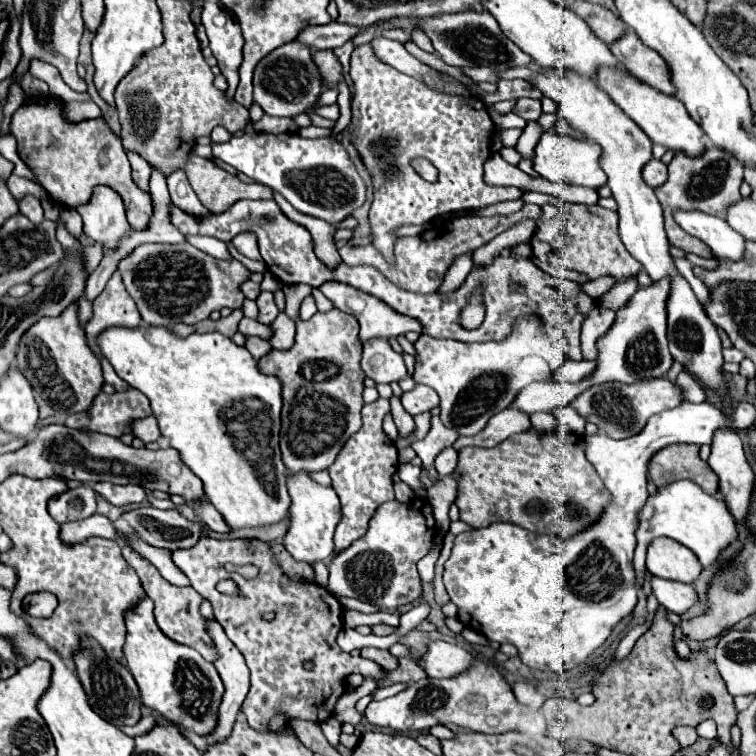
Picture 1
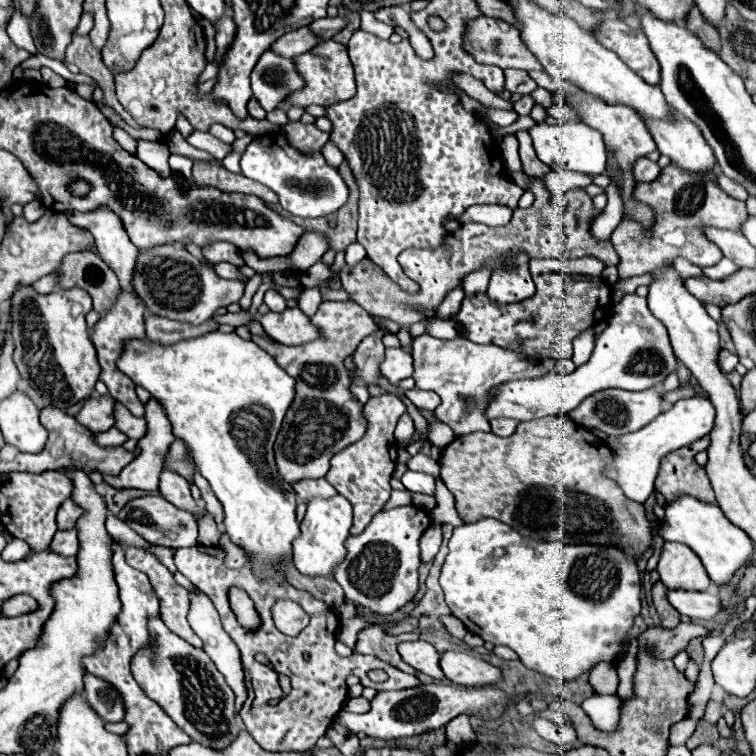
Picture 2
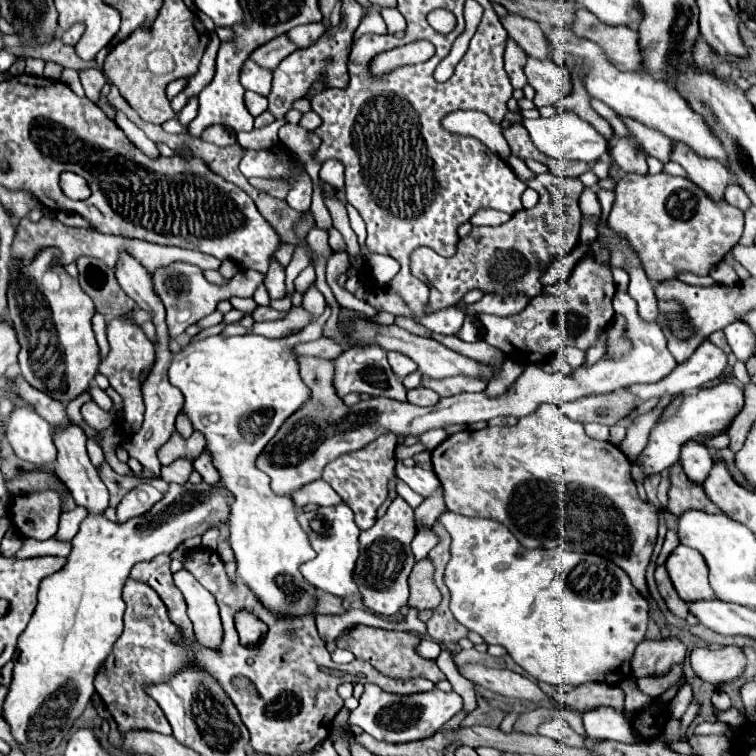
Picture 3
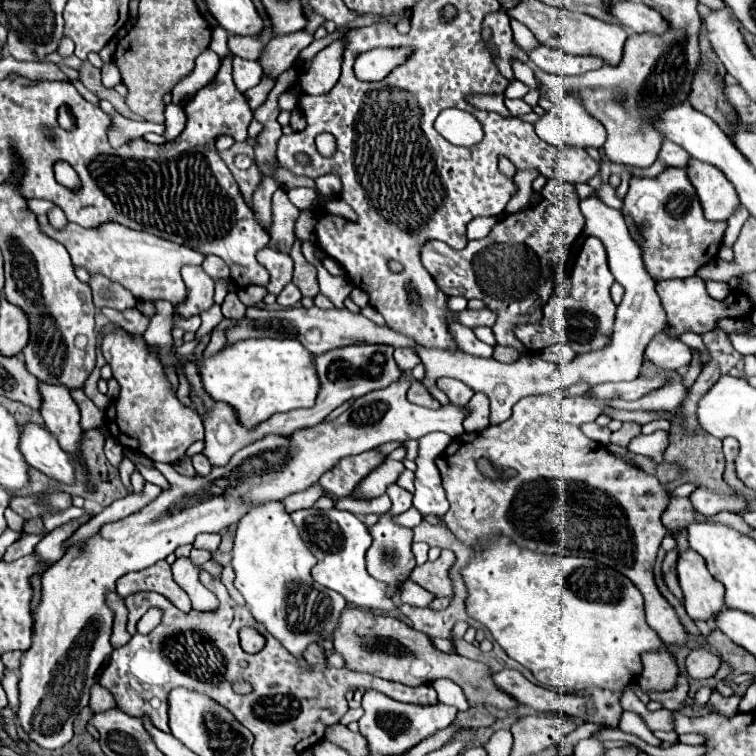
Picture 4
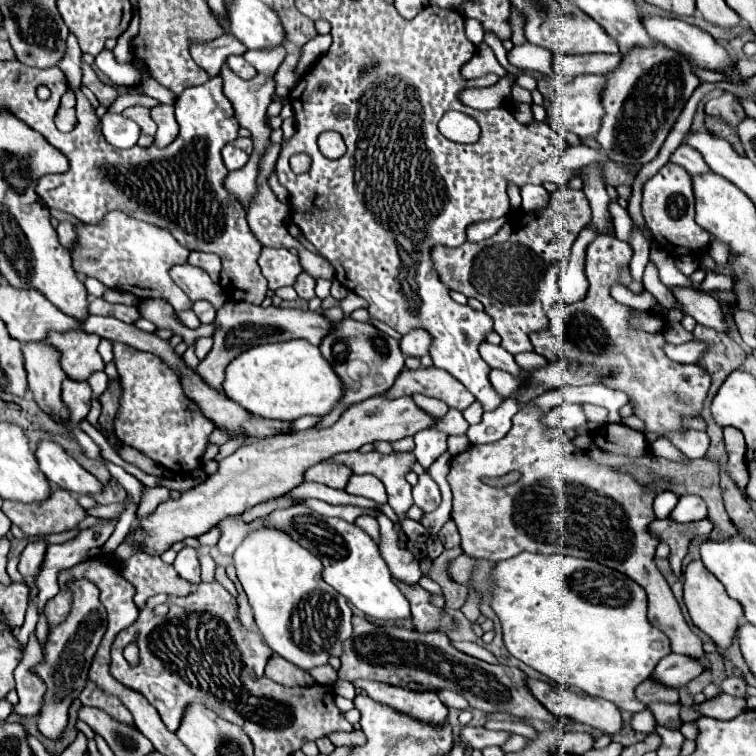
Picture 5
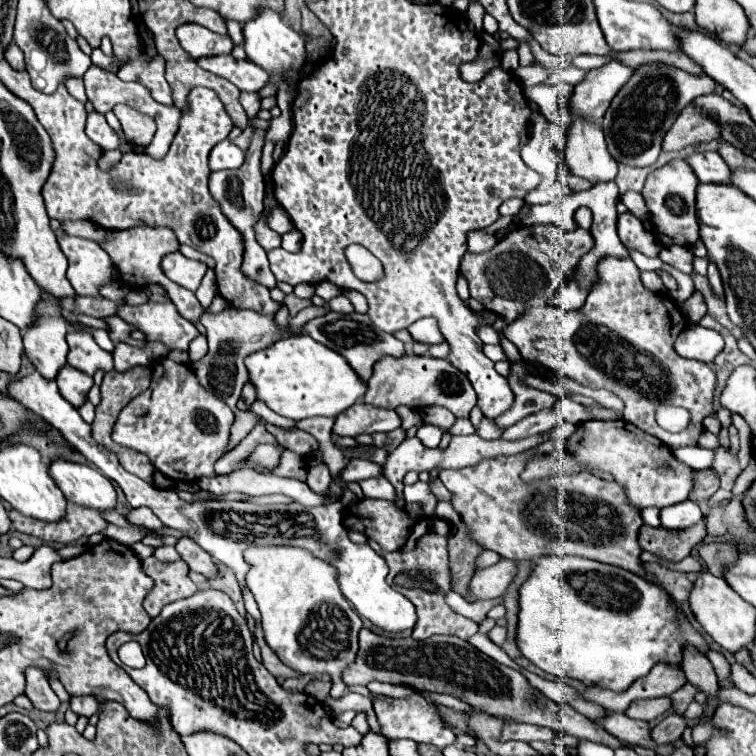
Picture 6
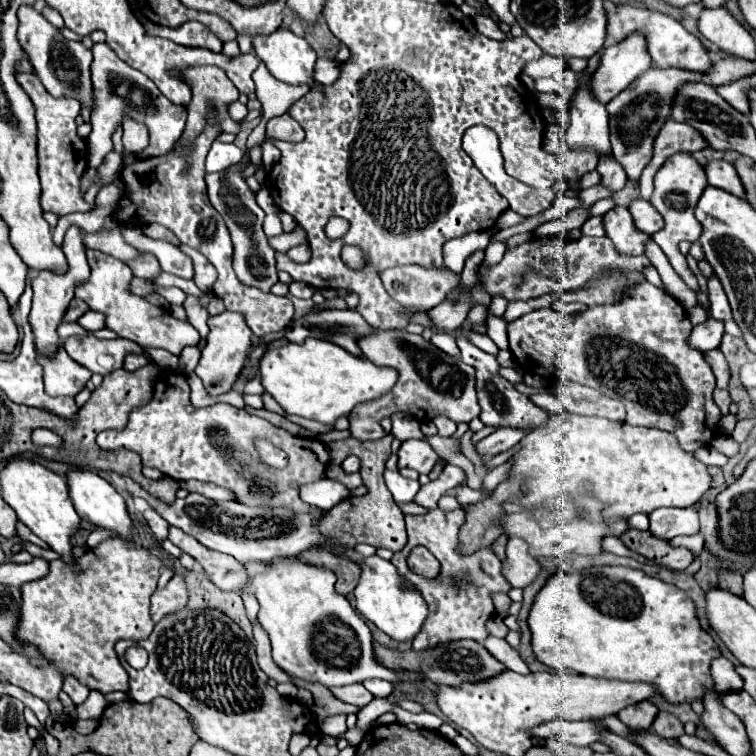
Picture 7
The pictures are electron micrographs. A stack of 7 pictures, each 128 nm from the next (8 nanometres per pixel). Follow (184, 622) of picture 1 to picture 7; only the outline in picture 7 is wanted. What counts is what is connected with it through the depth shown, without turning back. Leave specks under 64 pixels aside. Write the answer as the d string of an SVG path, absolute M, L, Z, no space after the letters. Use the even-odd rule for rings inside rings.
M174 574L164 588L158 588L152 594L150 614L152 620L162 620L168 612L176 612L188 604L188 588L184 582L184 574Z

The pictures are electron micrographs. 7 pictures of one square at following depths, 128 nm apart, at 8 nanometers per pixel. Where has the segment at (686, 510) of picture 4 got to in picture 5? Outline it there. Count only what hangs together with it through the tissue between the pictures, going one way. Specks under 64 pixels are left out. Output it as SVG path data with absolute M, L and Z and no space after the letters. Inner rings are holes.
M664 518L664 520L652 522L652 534L660 536L660 540L670 546L670 568L678 578L682 576L682 560L688 552L690 540L694 536L708 536L712 532L712 528L714 528L714 524L710 520L678 524L670 518Z

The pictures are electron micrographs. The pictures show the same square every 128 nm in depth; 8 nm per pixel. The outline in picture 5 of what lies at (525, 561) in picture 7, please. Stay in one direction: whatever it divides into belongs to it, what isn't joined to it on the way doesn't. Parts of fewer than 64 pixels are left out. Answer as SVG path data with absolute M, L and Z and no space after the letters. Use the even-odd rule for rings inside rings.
M470 592L466 604L462 606L462 612L464 612L464 616L468 618L468 622L476 622L476 620L478 620L478 616L480 616L478 606L480 606L480 598L478 598L478 594Z

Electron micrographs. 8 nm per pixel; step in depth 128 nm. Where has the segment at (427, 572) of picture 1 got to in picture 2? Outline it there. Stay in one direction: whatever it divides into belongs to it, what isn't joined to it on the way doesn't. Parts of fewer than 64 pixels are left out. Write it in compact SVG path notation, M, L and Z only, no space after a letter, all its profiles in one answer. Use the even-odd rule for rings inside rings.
M431 525L420 538L422 548L422 562L432 562L438 554L443 541L443 533L440 525Z

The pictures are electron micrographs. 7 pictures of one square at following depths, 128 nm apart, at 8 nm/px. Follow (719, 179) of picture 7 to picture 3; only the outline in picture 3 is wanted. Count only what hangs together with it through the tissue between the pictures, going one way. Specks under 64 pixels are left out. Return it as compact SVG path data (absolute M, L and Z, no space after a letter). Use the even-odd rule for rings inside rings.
M620 116L620 120L626 124L630 134L638 140L638 144L642 146L648 156L653 156L664 163L670 161L672 140L668 140L662 132L648 128L644 124L636 126L636 120L632 120L628 116Z

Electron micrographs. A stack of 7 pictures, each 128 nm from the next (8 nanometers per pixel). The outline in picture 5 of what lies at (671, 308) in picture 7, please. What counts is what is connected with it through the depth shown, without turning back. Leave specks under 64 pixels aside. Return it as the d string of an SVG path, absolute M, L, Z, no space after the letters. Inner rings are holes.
M598 234L586 250L586 278L588 294L574 304L554 304L548 310L550 326L540 332L532 332L530 340L534 352L546 360L558 360L556 352L564 350L568 360L584 360L584 364L596 364L596 368L616 368L620 376L616 380L604 380L606 386L628 394L636 416L646 422L650 432L682 430L682 416L700 414L702 402L708 392L710 376L698 364L676 364L664 356L664 334L644 336L644 332L628 332L628 306L618 304L610 296L610 286L618 282L620 264L630 264L632 250L626 242Z

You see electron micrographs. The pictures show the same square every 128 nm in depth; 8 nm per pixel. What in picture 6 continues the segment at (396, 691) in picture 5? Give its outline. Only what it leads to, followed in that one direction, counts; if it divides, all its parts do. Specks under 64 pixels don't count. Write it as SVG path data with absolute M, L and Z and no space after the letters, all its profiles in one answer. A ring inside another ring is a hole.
M414 692L406 698L390 698L390 696L374 696L373 708L381 725L382 735L389 740L410 739L416 744L432 744L438 748L446 748L456 740L450 726L442 720L438 712L438 704L422 694Z

